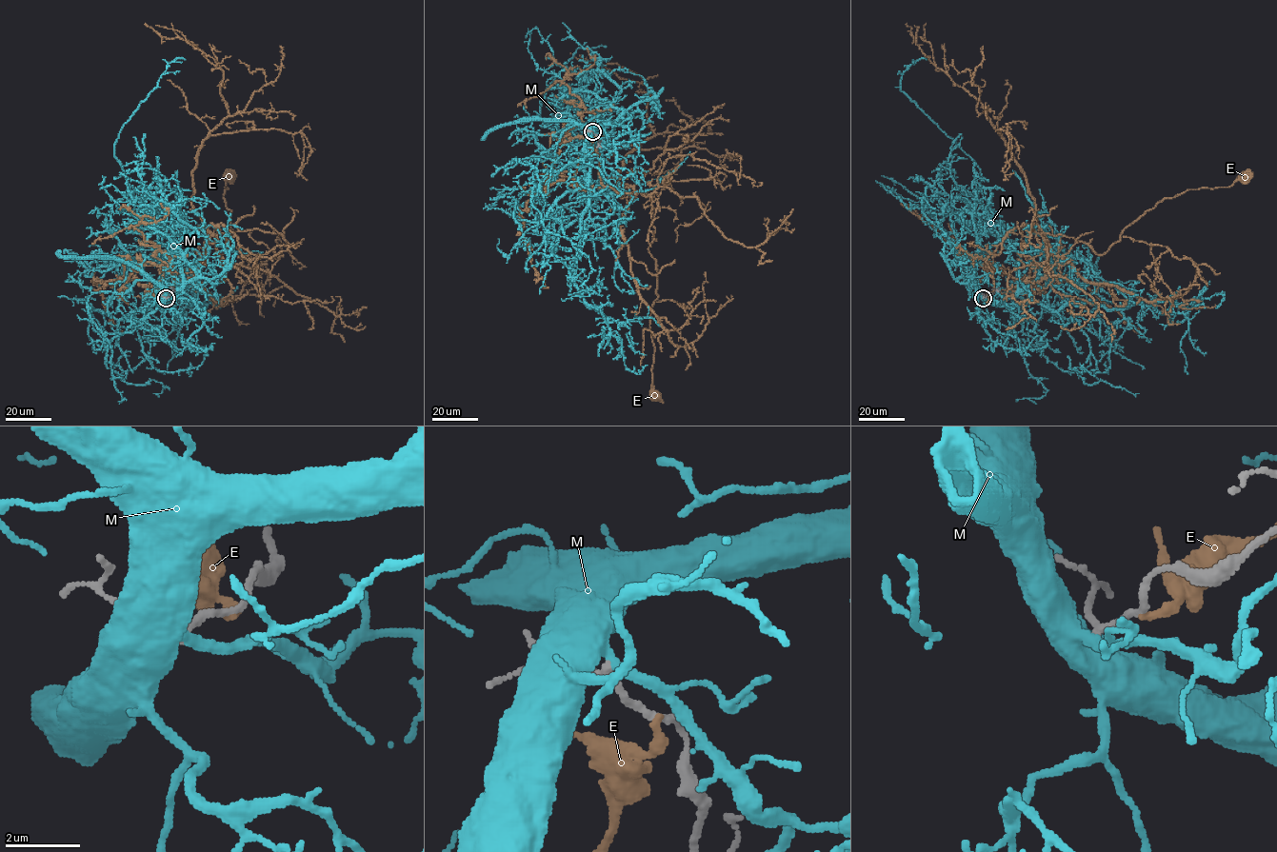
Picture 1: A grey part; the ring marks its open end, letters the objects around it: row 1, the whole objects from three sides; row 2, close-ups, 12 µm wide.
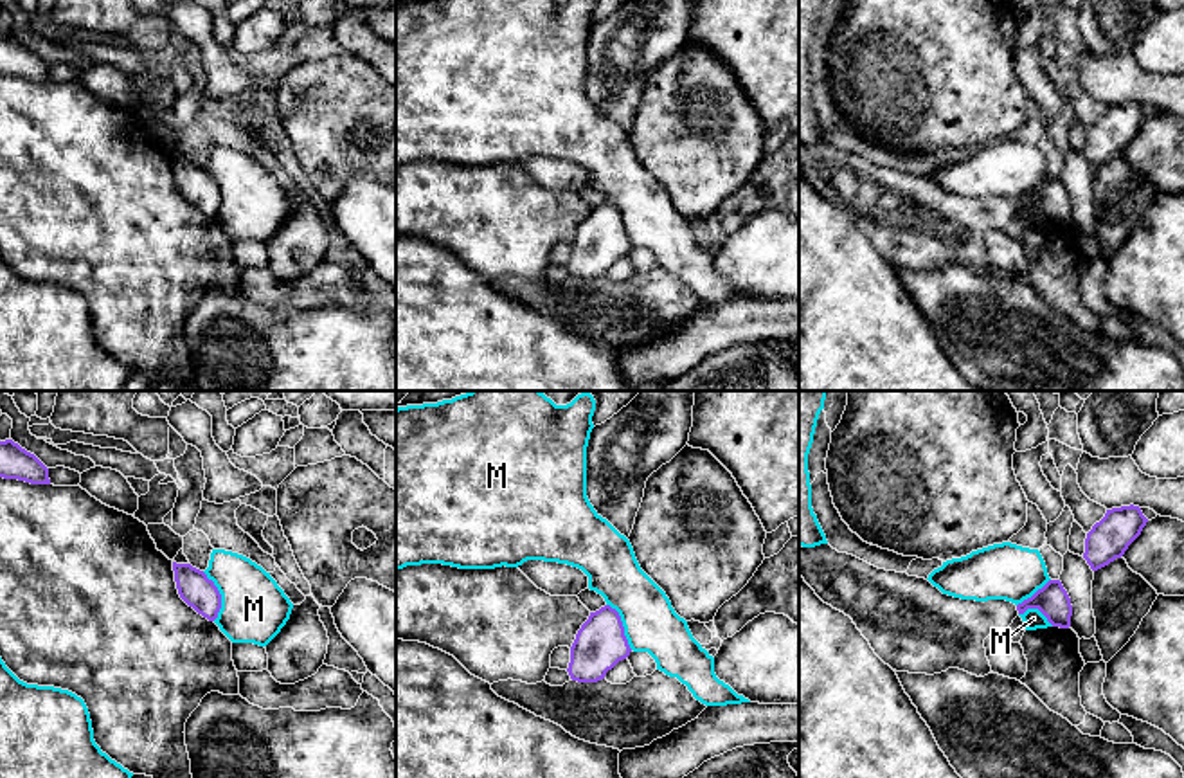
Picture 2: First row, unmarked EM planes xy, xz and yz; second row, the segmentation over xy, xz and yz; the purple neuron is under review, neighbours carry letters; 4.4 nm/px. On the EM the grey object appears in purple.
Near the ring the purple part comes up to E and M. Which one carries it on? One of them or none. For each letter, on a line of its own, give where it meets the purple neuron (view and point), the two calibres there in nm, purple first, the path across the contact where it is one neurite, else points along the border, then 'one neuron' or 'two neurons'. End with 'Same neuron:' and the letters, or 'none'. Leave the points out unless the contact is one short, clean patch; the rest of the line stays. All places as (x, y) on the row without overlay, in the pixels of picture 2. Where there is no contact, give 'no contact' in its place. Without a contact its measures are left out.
E: no contact | two neurons
M: xy (220, 193) | 150/300 nm | along xy (202, 168), (220, 191), (220, 208), (215, 217) | two neurons
Same neuron: none

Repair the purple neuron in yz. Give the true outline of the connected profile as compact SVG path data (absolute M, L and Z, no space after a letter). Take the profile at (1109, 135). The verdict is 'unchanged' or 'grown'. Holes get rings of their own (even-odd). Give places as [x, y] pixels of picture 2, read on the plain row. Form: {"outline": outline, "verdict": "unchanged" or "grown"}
{"outline": "M1139 103L1107 106L1105 113L1092 122L1085 135L1083 155L1098 167L1121 155L1128 142L1141 131L1148 115Z", "verdict": "unchanged"}

